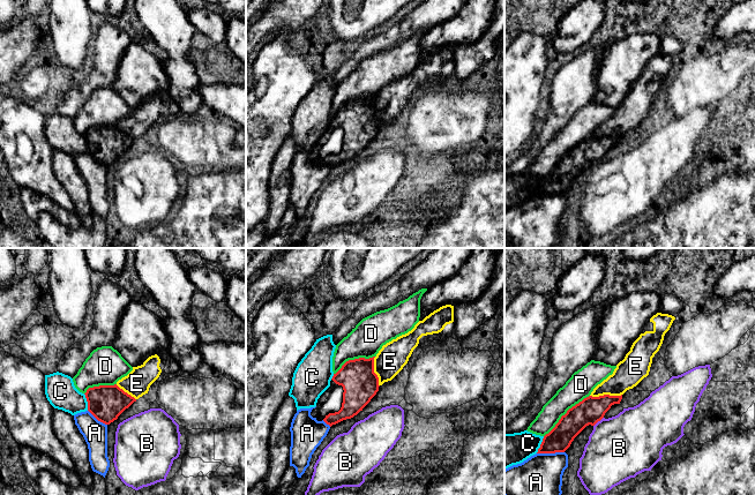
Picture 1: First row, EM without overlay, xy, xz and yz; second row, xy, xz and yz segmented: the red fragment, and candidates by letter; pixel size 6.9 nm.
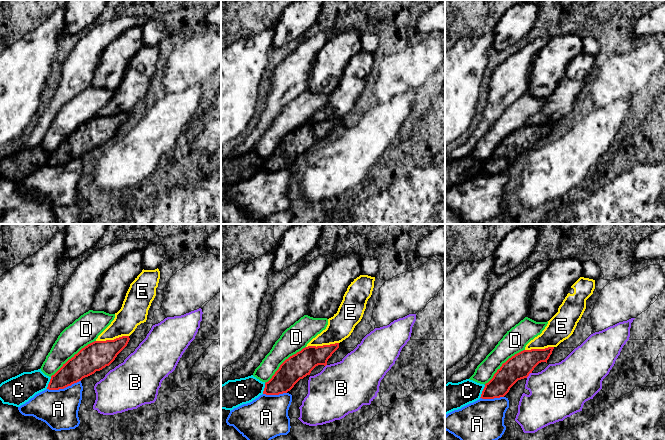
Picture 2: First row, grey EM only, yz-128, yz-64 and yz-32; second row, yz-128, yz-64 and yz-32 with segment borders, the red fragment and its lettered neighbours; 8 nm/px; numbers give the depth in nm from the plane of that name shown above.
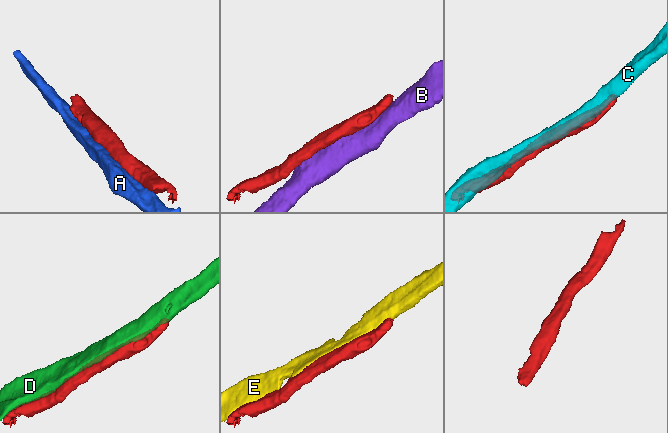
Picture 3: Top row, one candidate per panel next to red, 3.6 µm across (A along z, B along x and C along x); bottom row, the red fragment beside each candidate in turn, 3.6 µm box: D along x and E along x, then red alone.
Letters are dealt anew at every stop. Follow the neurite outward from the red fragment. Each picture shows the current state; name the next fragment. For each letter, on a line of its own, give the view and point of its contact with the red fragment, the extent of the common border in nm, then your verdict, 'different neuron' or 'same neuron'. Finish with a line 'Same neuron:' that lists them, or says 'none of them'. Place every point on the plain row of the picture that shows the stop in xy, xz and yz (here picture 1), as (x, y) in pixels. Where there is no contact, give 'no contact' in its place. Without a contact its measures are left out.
A: yz (550, 194) | 190 nm | different neuron
B: yz (598, 162) | 100 nm | different neuron
C: xy (87, 142) | 120 nm | different neuron
D: yz (566, 155) | 440 nm | different neuron
E: yz (605, 136) | 220 nm | different neuron
Same neuron: none of them

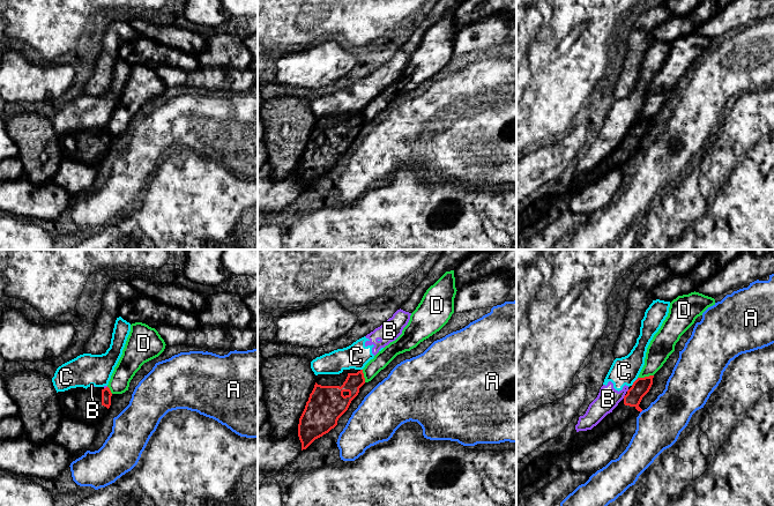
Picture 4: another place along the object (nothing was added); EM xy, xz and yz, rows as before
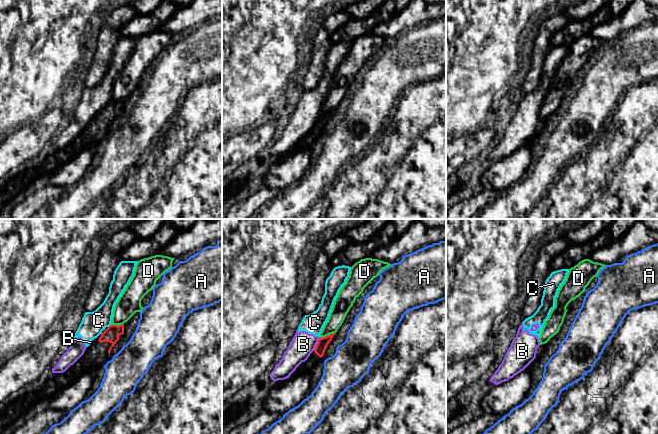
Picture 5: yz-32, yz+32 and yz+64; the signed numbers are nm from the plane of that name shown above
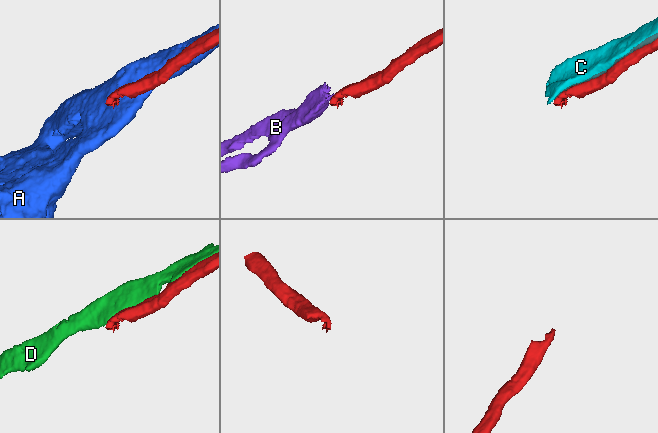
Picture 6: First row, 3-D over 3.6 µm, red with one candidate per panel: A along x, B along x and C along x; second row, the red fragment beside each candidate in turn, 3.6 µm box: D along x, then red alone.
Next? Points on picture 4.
A: no contact | different neuron
B: yz (624, 138) | 30 nm | different neuron
C: yz (634, 123) | 80 nm | different neuron
D: yz (645, 118) | 110 nm | different neuron
Same neuron: none of them

